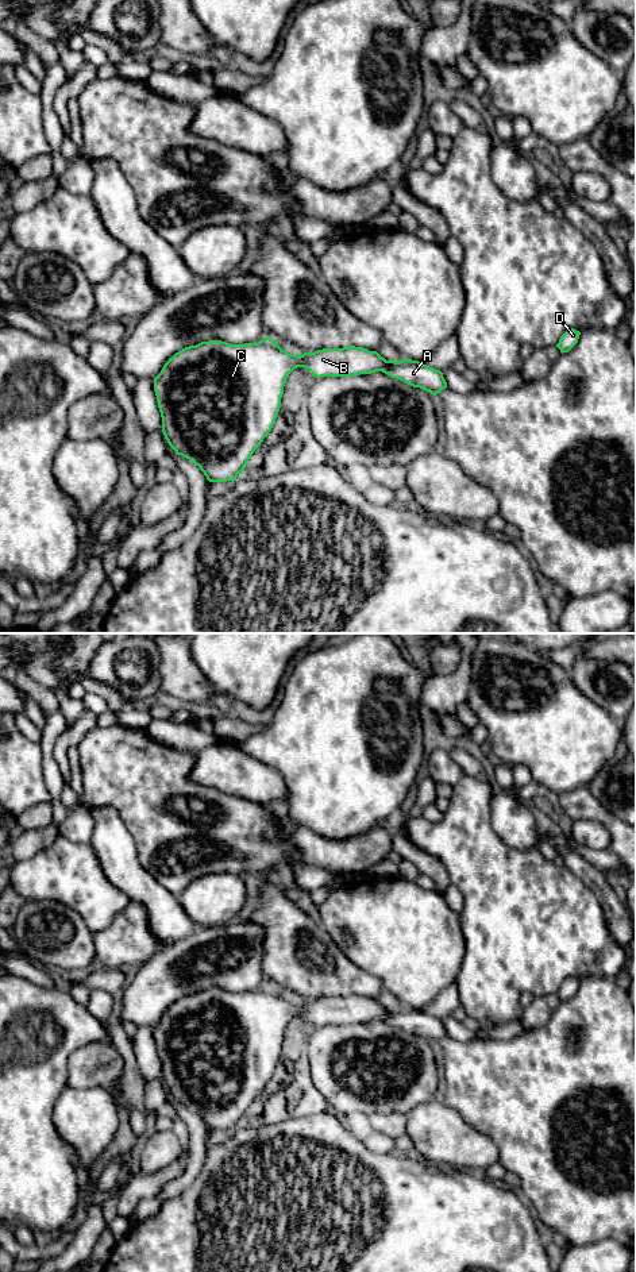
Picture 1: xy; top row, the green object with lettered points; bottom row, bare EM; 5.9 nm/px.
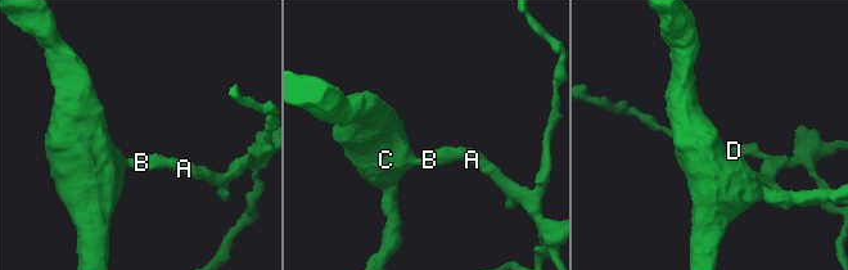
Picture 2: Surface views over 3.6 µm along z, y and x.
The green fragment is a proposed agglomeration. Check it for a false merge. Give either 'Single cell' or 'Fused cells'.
Single cell

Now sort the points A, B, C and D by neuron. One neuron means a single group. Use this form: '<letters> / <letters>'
A B C D

